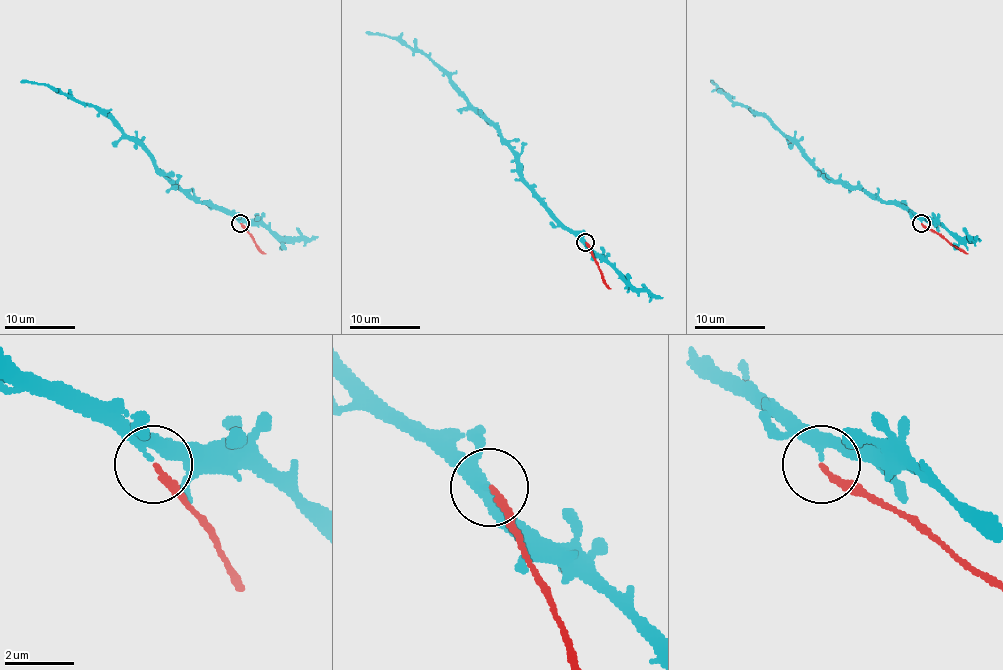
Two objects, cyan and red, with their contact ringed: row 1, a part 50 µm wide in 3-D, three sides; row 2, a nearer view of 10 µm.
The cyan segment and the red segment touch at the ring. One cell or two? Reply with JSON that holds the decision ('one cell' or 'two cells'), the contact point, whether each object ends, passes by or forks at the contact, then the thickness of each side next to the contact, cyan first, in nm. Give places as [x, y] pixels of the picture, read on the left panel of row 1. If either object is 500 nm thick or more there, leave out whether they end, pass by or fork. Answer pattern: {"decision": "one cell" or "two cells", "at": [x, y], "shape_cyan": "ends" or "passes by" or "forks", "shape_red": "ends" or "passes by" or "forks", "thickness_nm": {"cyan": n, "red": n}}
{"decision": "two cells", "at": [240, 223], "shape_cyan": "passes by", "shape_red": "ends", "thickness_nm": {"cyan": 280, "red": 180}}

